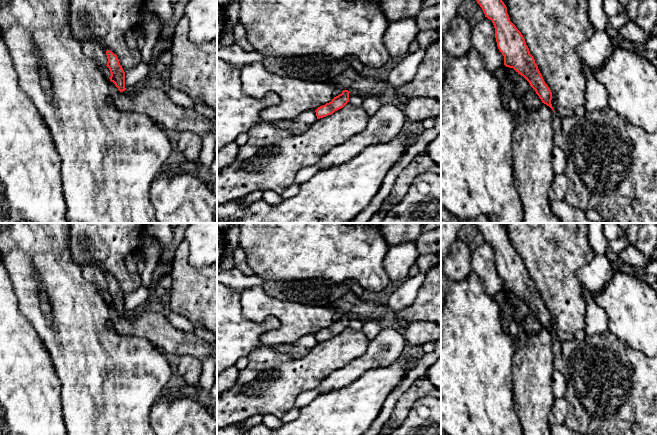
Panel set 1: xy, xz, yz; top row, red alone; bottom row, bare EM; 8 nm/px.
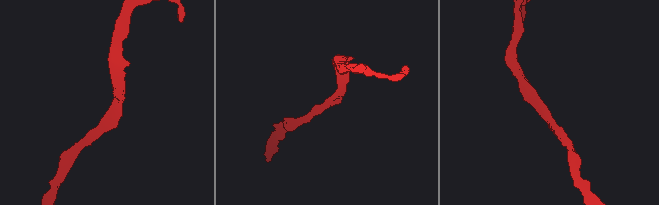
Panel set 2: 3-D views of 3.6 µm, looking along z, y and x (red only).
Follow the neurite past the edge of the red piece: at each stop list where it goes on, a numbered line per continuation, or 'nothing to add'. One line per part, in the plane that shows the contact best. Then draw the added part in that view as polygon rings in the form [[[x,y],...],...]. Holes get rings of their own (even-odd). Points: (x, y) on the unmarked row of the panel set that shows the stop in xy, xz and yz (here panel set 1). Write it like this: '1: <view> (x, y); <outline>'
nothing to add

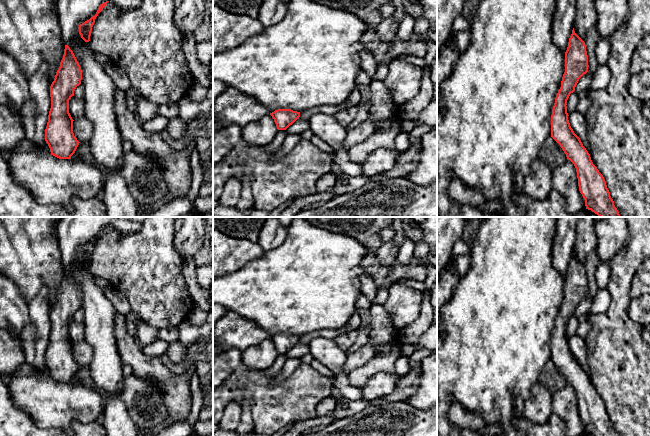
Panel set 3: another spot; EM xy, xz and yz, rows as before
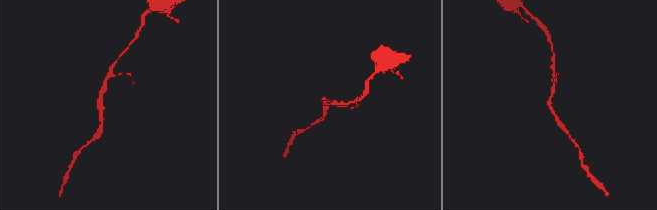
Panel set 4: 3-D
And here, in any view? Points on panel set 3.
nothing to add

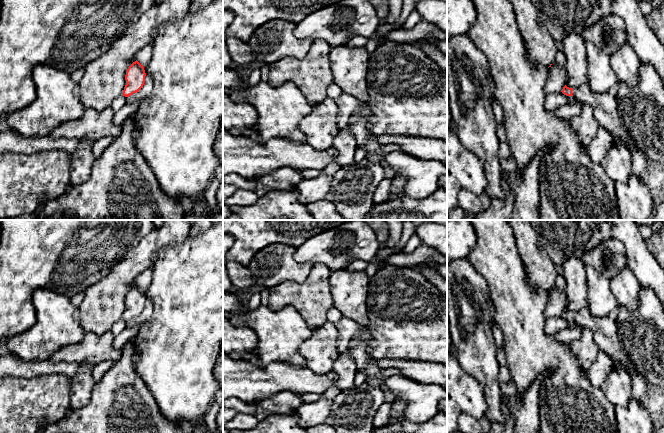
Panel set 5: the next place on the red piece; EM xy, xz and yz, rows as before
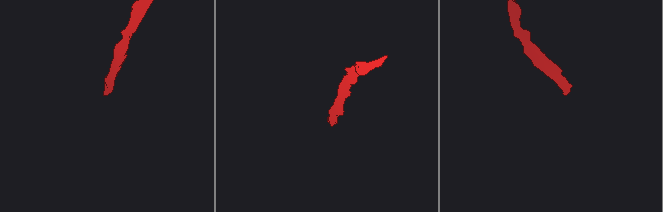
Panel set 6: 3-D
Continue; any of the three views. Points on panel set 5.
1: yz (605, 332); [[[583,308],[572,315],[572,320],[582,327],[589,328],[594,334],[594,341],[600,351],[607,353],[614,361],[623,364],[633,375],[638,371],[634,368],[619,346],[616,321],[604,318],[595,318],[589,308]]]

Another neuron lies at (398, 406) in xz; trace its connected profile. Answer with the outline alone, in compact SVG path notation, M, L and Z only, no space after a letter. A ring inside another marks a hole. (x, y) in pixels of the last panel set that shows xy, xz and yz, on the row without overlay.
M395 399L391 404L390 424L401 421L403 418L403 412L406 408L405 403L400 399Z

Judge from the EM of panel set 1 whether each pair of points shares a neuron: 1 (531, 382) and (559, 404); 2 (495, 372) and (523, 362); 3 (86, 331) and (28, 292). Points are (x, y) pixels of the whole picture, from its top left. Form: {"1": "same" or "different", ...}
{"1": "different", "2": "different", "3": "same"}

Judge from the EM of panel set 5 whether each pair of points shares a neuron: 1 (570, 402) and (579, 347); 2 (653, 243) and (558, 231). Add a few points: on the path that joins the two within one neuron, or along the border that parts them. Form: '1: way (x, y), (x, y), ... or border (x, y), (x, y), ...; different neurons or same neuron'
1: border (568, 345), (571, 353), (583, 370); different neurons
2: border (645, 241), (653, 257); different neurons

